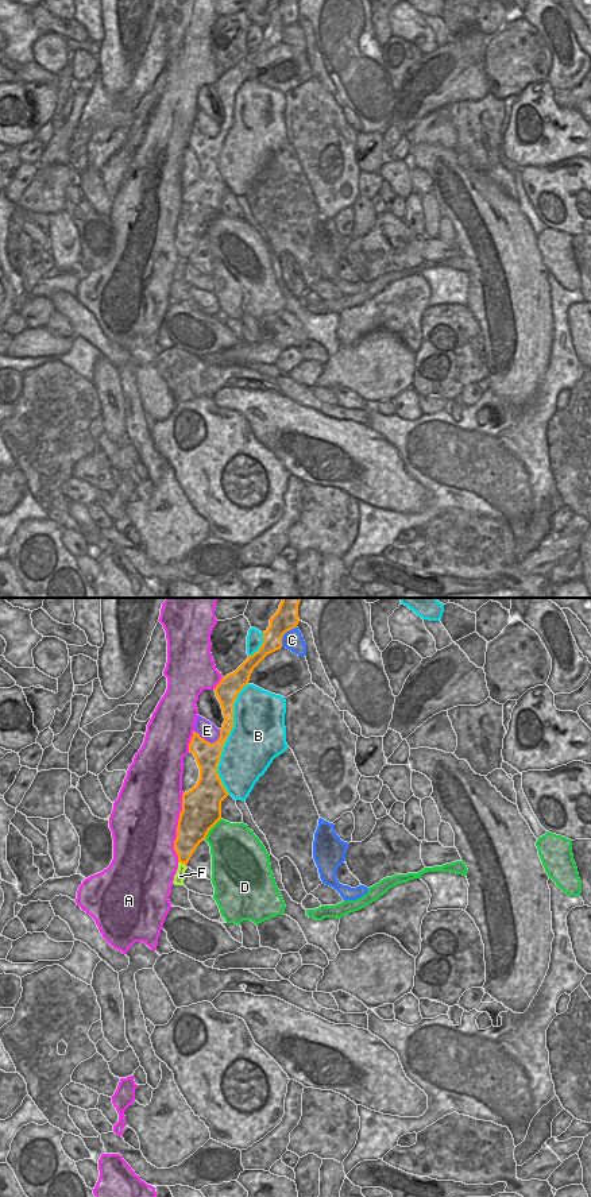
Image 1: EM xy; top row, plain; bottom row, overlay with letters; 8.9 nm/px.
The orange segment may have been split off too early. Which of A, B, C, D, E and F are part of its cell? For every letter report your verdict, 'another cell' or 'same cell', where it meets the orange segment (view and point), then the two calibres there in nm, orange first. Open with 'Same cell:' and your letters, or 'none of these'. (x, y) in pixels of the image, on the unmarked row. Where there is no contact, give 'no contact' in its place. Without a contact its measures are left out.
Same cell: none of these
A: another cell; contact xy (177, 223); calibres 340 and 480 nm
B: another cell; contact xy (227, 132); calibres 220 and 460 nm
C: another cell; contact xy (284, 29); calibres 220 and 180 nm
D: another cell; contact xy (211, 223); calibres 360 and 400 nm
E: another cell; contact xy (207, 136); calibres 220 and 160 nm
F: another cell; contact xy (182, 258); calibres 220 and 100 nm

